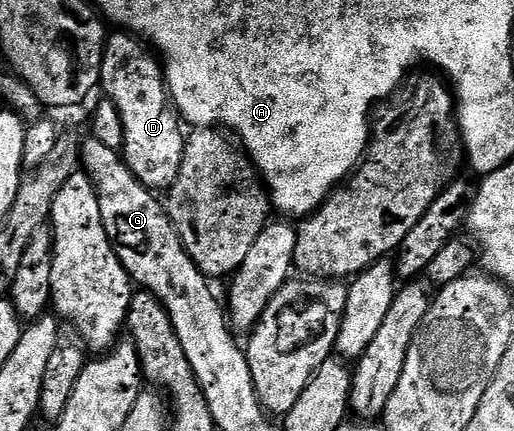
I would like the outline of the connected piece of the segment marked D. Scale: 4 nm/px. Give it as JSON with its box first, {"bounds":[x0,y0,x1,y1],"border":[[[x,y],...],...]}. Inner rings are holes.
{"bounds":[98,29,186,193],"border":[[[123,29],[113,32],[104,44],[98,87],[101,92],[104,90],[103,94],[111,103],[116,104],[122,117],[124,162],[142,185],[160,193],[171,189],[178,178],[178,169],[182,169],[186,127],[164,82],[164,69],[157,52],[143,39]]]}

